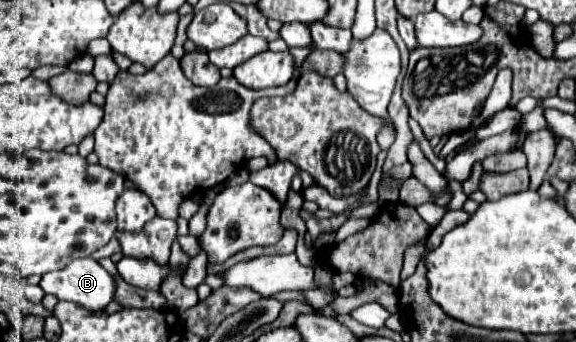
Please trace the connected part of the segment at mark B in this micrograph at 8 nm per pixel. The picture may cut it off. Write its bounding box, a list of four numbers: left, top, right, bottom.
[39,258,115,310]

